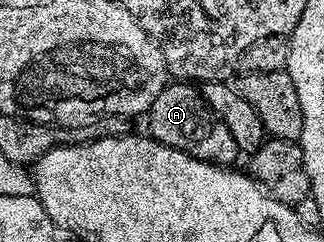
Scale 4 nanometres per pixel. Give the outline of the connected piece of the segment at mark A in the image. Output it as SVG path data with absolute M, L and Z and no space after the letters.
M179 79L164 86L164 89L154 99L146 114L148 120L147 132L153 141L166 147L174 147L186 155L211 165L232 167L237 164L236 157L241 156L234 135L230 135L230 127L206 103L203 92L195 84Z

